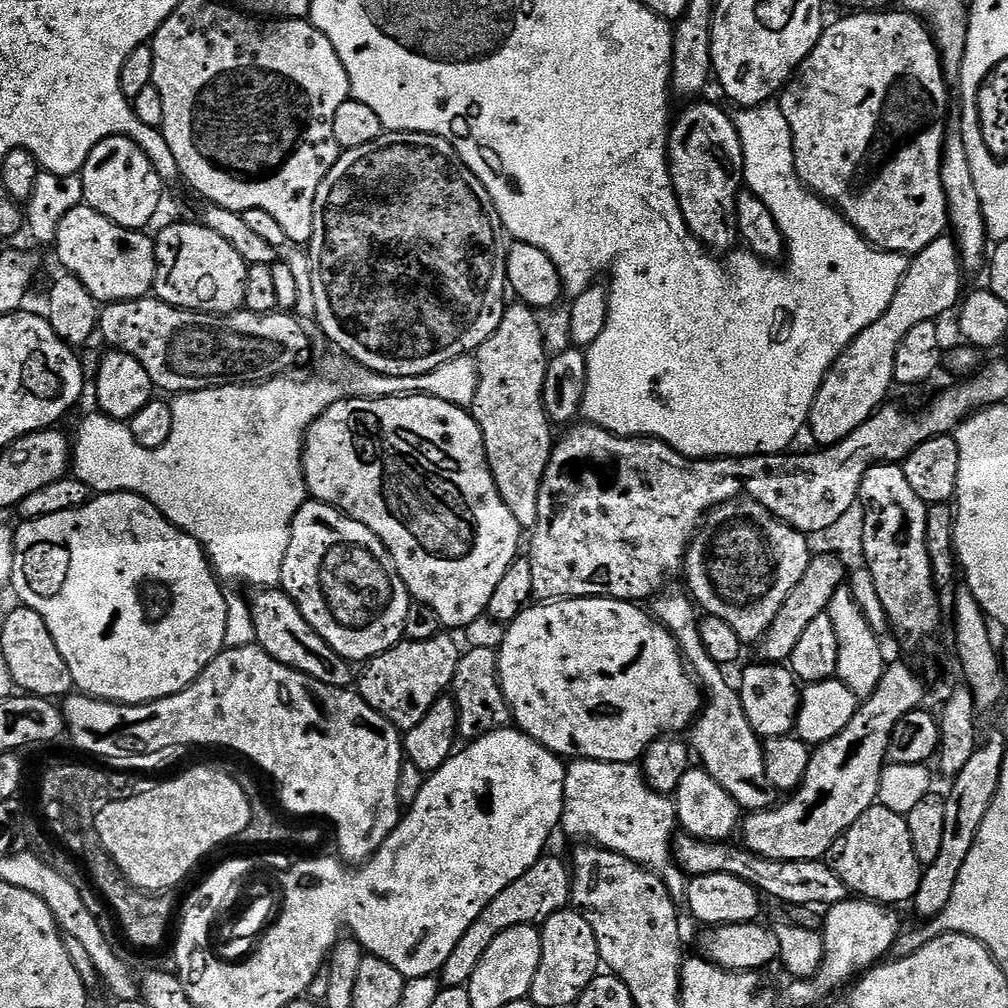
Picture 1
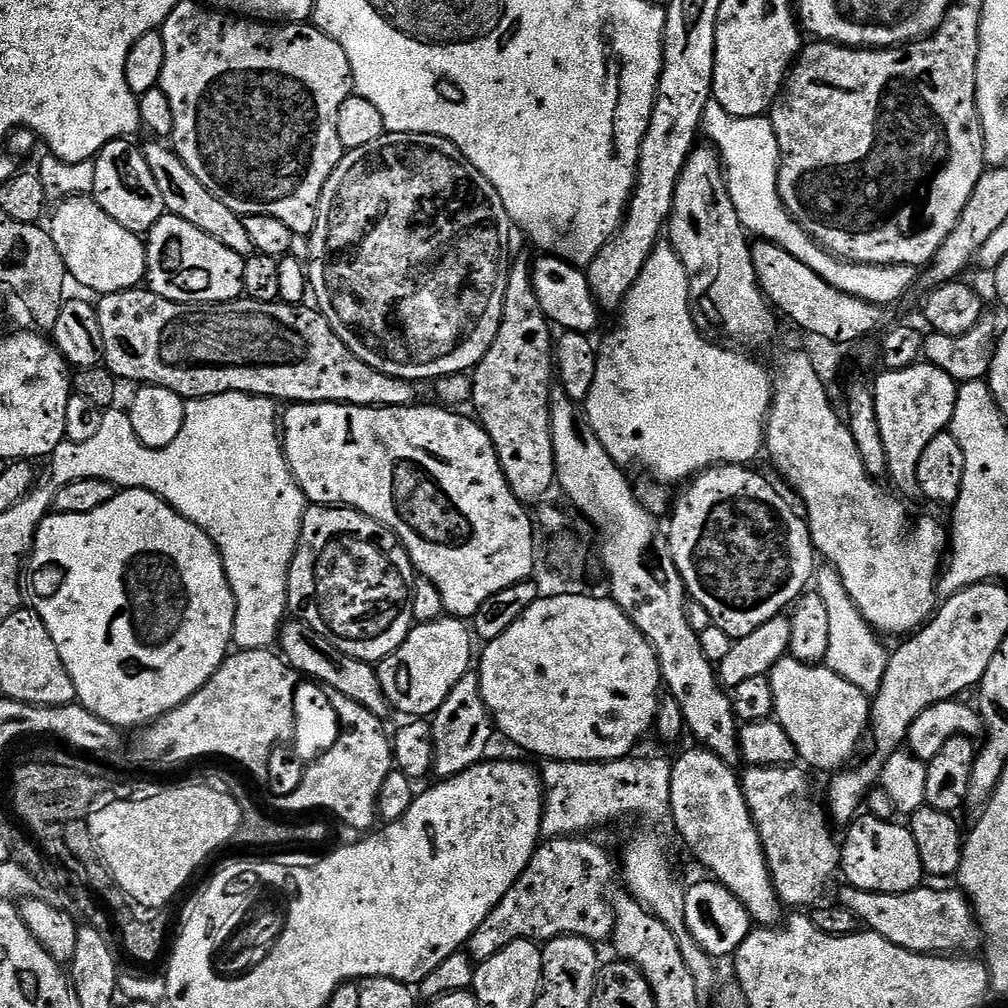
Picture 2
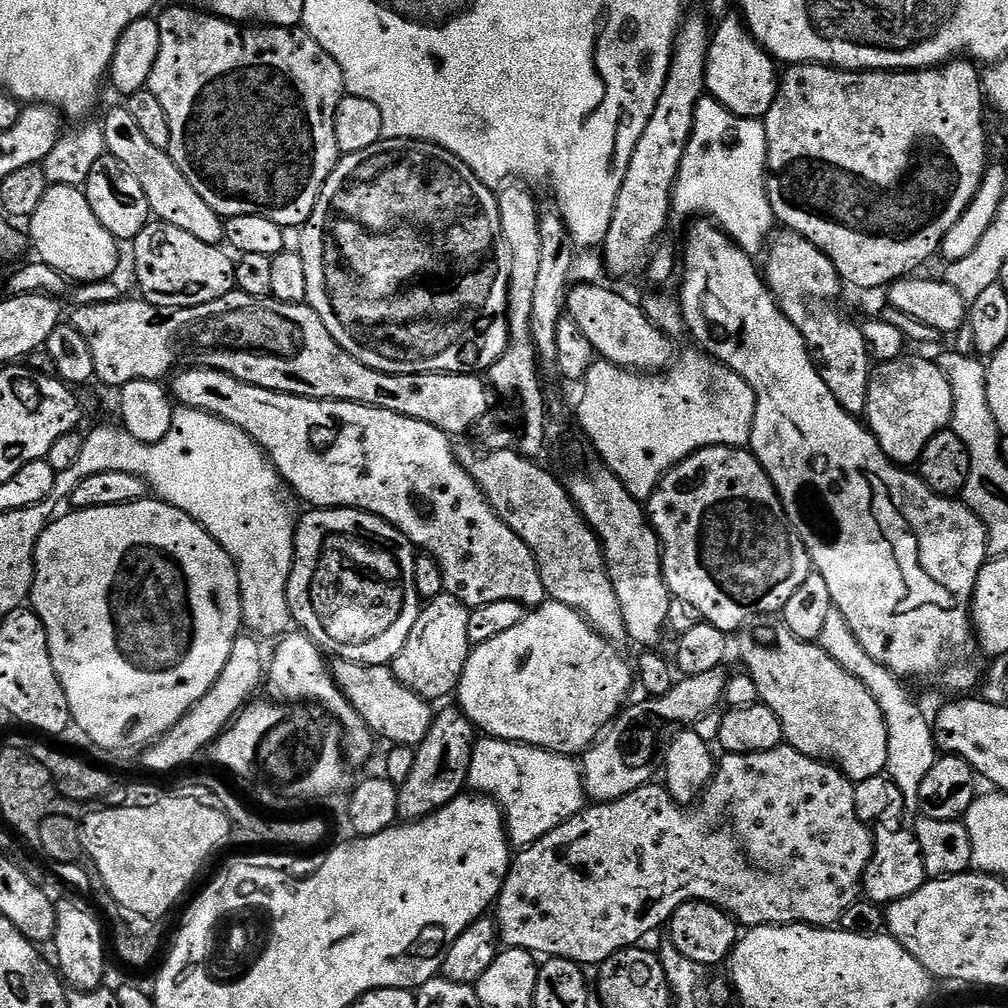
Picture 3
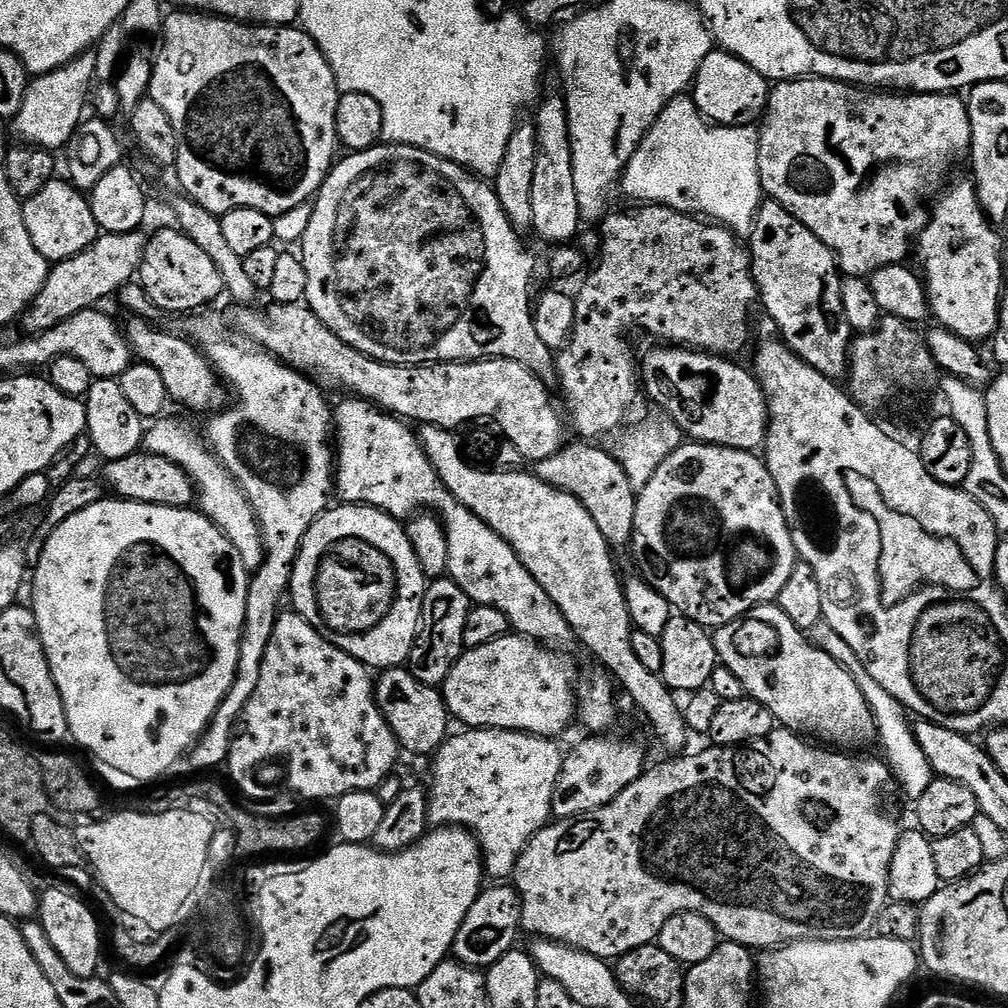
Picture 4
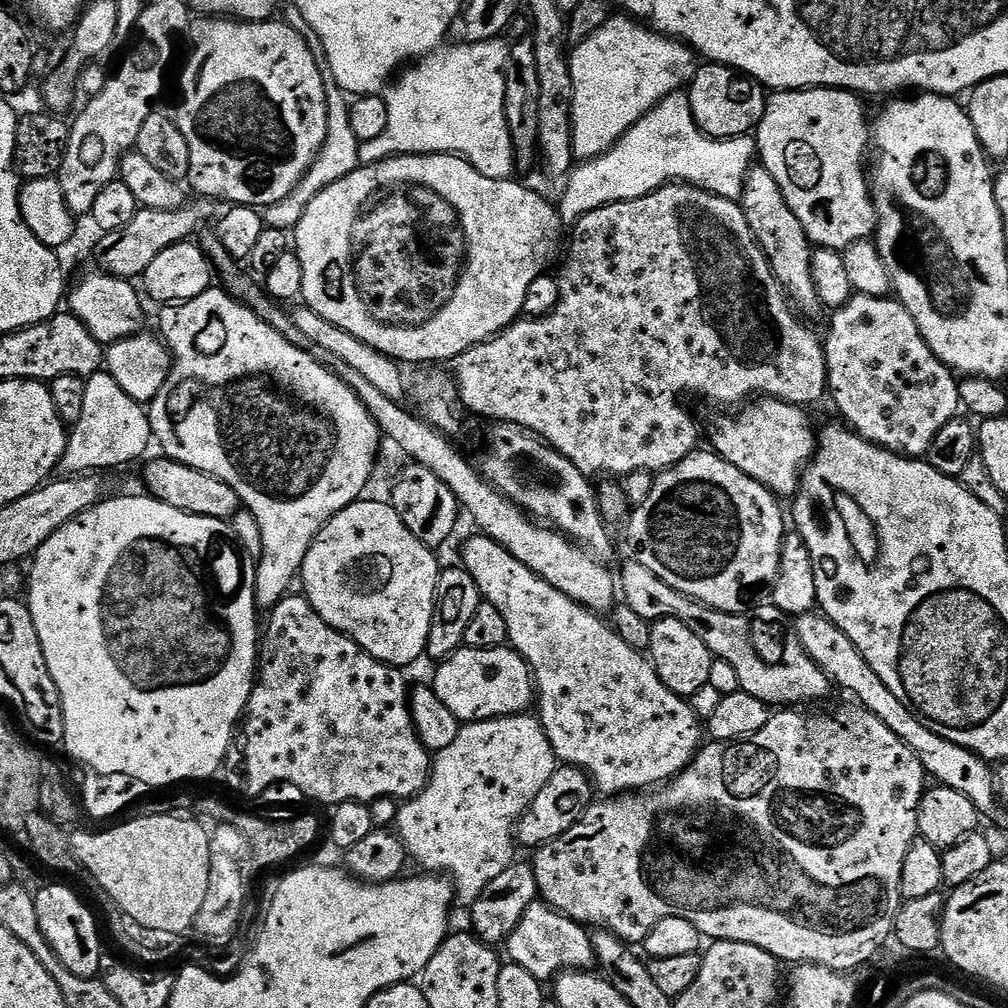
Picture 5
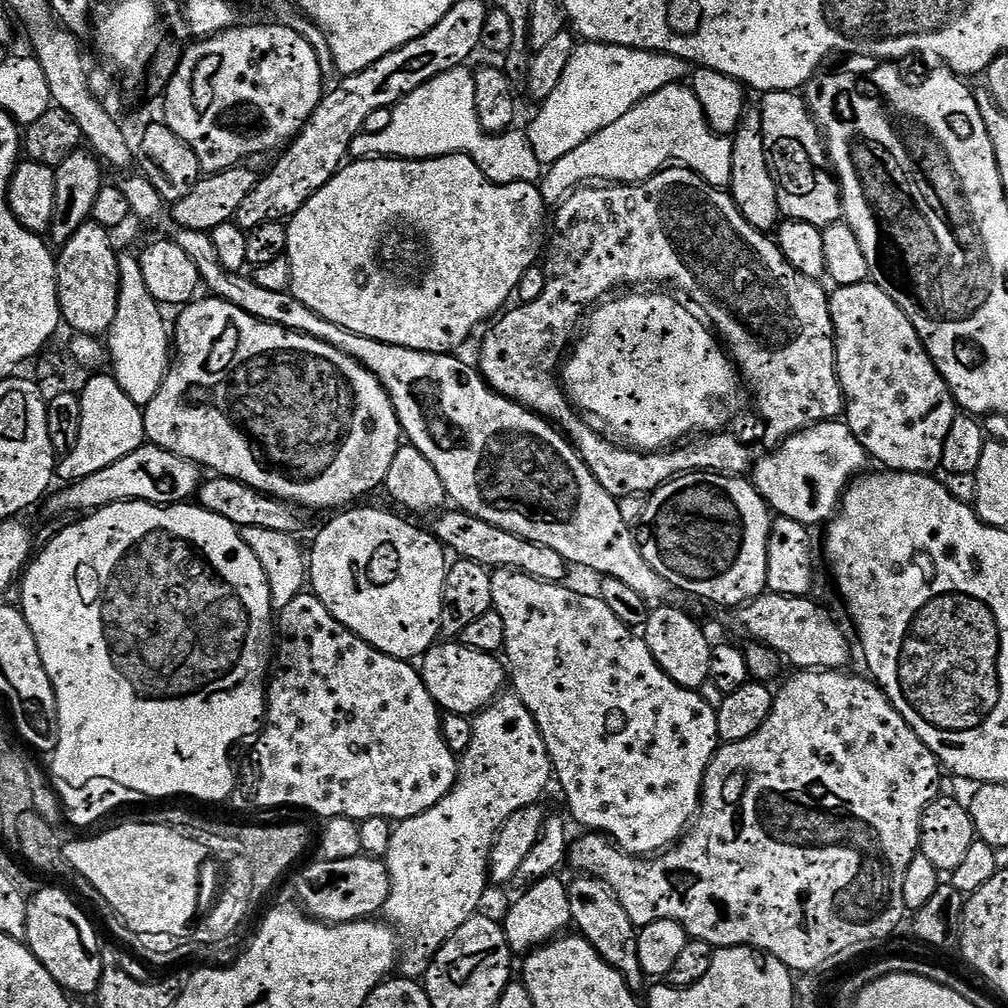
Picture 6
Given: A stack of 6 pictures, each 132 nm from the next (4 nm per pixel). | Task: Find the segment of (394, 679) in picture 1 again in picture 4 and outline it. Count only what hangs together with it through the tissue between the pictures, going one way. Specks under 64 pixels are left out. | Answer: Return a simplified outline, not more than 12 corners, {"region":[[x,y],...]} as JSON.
{"region":[[450,578],[427,585],[406,665],[443,685],[466,651],[473,607]]}

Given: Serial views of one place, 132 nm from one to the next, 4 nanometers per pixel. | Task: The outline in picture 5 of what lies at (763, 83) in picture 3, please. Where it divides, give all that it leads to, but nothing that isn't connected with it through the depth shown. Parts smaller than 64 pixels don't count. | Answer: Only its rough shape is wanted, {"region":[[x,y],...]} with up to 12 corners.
{"region":[[704,62],[686,89],[700,131],[747,136],[760,123],[764,85]]}

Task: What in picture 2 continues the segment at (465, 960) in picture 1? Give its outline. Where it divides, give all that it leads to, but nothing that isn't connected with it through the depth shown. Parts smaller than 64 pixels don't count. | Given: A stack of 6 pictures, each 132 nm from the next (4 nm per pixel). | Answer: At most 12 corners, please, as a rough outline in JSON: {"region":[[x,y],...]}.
{"region":[[579,835],[548,838],[466,945],[612,935],[612,865]]}

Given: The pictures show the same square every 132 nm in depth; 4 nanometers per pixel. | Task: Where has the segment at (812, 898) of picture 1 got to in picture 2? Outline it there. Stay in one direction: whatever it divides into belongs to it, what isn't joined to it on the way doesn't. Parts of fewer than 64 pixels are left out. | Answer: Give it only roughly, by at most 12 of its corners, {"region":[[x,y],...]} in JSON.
{"region":[[844,886],[867,931],[933,956],[975,953],[982,932],[960,890],[886,894]]}

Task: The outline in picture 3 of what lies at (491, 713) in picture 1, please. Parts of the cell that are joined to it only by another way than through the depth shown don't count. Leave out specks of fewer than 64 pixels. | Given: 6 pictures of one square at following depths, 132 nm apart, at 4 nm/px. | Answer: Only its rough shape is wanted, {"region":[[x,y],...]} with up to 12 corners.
{"region":[[439,709],[399,785],[398,817],[426,818],[465,791],[477,729]]}

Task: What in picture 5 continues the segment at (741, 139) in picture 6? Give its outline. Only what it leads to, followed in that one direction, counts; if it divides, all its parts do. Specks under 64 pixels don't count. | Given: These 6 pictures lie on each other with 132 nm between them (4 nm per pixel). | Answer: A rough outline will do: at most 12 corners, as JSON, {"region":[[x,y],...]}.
{"region":[[770,170],[738,203],[797,313],[818,319],[814,245]]}

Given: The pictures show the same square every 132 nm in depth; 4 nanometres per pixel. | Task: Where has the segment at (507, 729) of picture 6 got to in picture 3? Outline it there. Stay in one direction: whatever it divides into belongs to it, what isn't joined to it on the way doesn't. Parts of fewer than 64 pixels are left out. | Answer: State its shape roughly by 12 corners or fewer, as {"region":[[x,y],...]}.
{"region":[[477,739],[467,787],[504,813],[511,847],[586,807],[573,757]]}

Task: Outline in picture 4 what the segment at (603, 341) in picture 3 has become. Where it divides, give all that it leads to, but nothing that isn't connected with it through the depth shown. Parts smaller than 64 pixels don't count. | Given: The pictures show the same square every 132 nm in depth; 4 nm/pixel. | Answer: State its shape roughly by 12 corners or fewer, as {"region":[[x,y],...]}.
{"region":[[683,346],[642,356],[642,386],[689,441],[756,452],[760,384]]}

